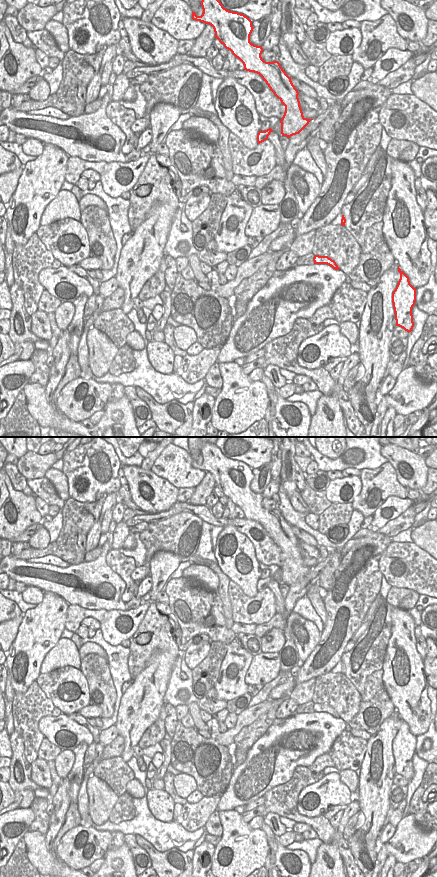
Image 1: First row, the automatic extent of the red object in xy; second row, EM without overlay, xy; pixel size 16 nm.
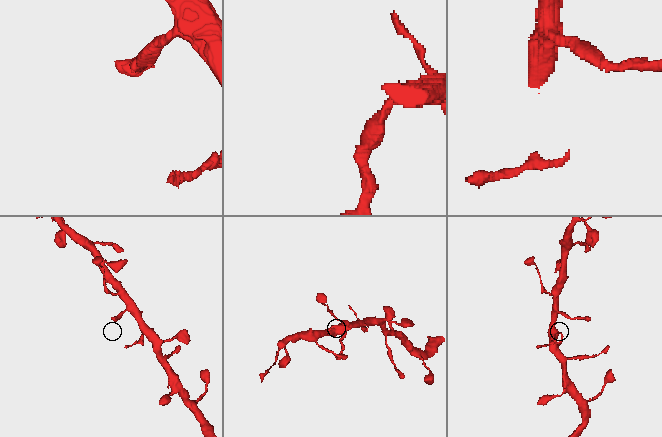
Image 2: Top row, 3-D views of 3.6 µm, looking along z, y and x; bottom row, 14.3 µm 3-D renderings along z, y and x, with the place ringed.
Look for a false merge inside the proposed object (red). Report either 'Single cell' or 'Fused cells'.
Fused cells

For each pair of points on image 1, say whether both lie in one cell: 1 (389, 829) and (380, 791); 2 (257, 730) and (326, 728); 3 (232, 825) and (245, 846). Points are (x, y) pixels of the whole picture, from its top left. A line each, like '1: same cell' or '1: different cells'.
1: different cells
2: different cells
3: same cell

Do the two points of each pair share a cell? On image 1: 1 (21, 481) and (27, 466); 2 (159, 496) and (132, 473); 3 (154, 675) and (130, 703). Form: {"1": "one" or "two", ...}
{"1": "two", "2": "one", "3": "one"}

